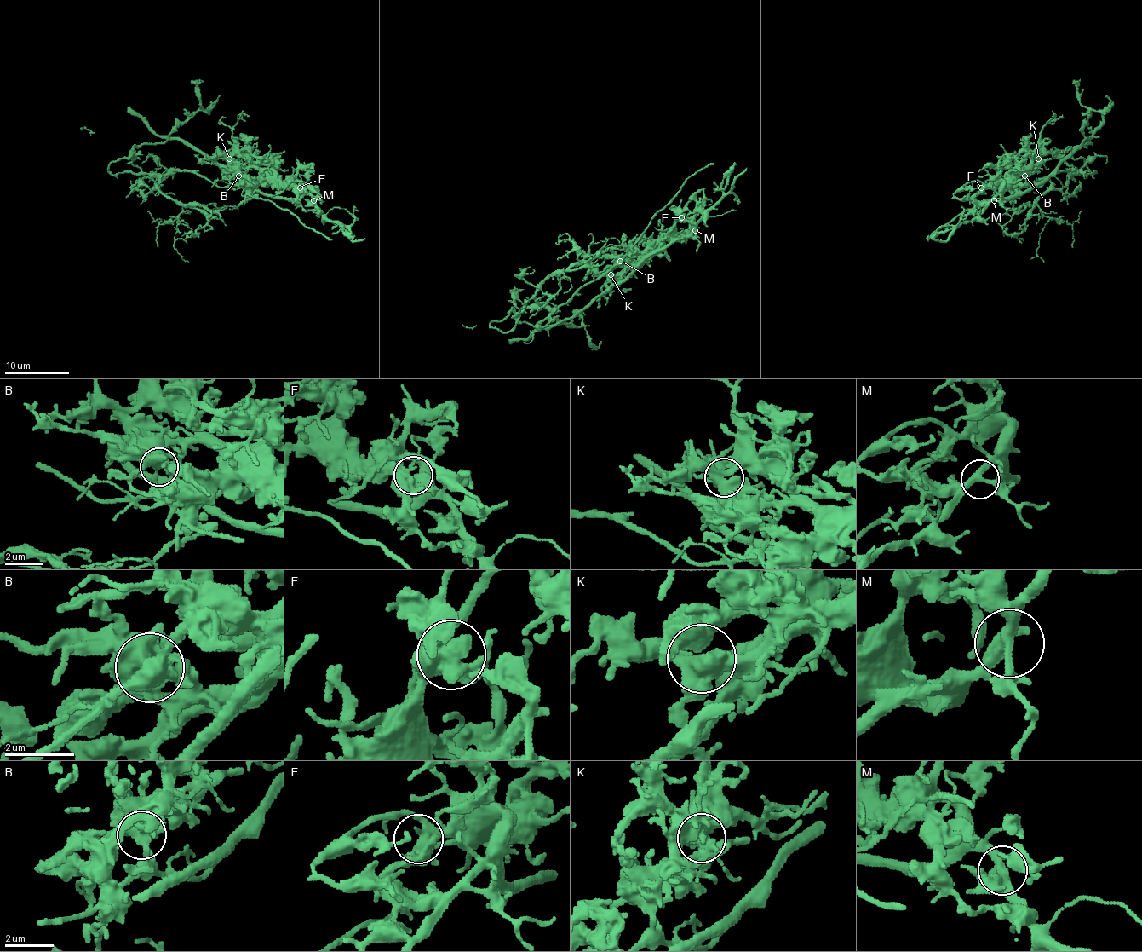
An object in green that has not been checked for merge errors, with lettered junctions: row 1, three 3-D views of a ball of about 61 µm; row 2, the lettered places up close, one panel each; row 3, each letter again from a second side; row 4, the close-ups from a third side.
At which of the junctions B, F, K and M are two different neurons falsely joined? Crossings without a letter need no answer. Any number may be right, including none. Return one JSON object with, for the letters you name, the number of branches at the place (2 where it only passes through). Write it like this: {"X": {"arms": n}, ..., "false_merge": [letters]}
{"B": {"arms": 5}, "false_merge": ["B"]}

